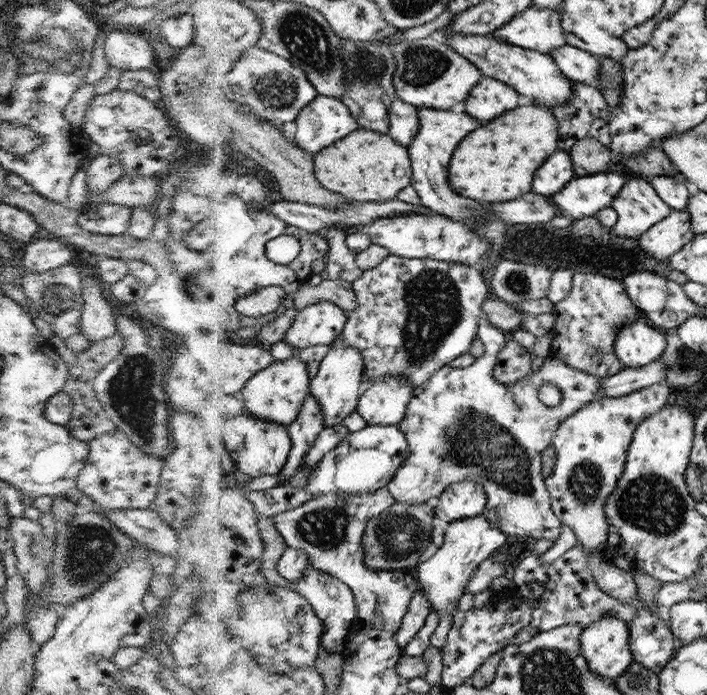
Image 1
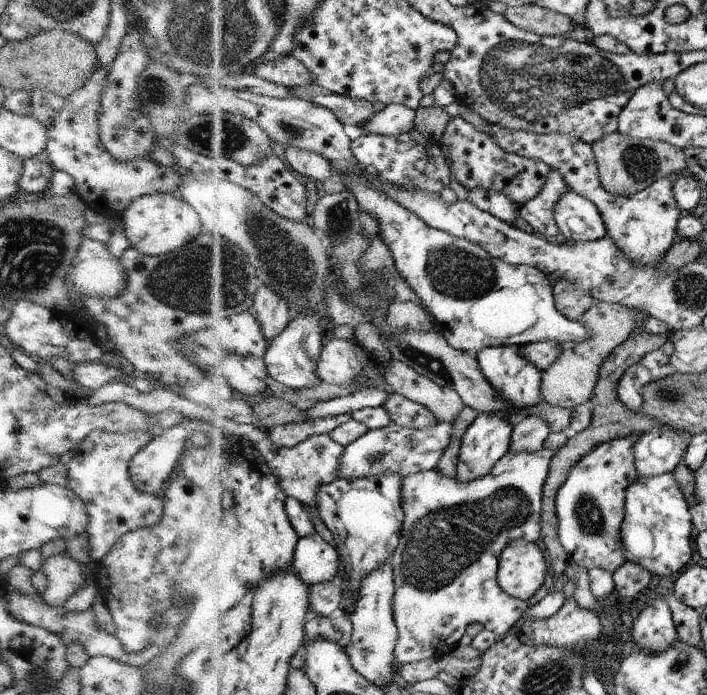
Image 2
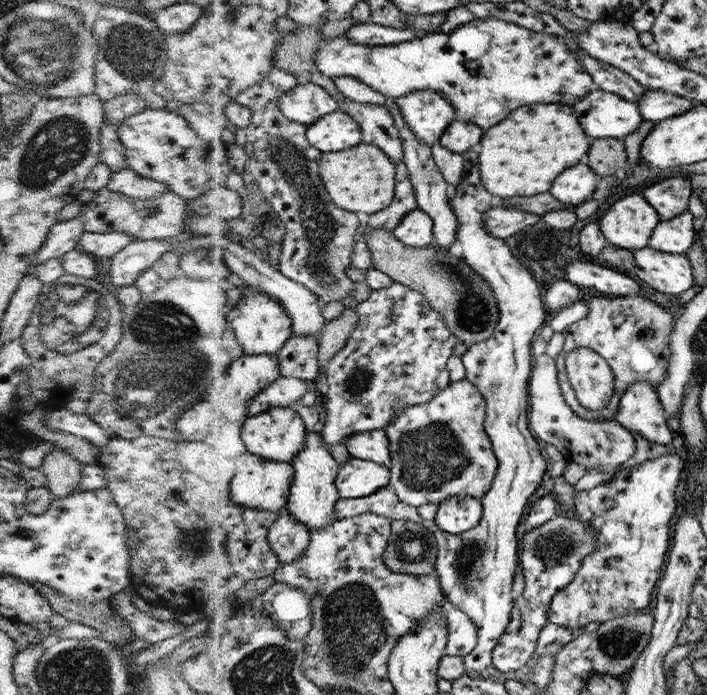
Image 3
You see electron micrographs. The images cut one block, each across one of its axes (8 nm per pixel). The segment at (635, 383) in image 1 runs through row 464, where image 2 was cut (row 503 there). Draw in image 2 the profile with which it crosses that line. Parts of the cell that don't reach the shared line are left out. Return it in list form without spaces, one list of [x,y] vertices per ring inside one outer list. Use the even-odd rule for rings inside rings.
[[[540,447],[535,451],[508,451],[498,462],[495,468],[491,470],[486,477],[472,481],[471,483],[463,483],[460,480],[450,478],[438,469],[426,471],[406,477],[403,480],[403,505],[405,506],[406,520],[404,523],[403,540],[399,549],[396,550],[392,560],[395,570],[395,583],[397,593],[394,601],[397,625],[400,629],[400,638],[397,646],[397,664],[400,666],[414,664],[424,659],[446,657],[452,654],[452,650],[460,644],[460,638],[466,632],[466,626],[470,622],[480,622],[485,629],[494,632],[497,637],[505,636],[506,632],[518,622],[518,618],[526,612],[526,601],[515,599],[513,596],[507,595],[497,583],[497,558],[500,556],[502,549],[516,539],[524,539],[528,542],[537,542],[541,533],[541,498],[547,472],[553,457],[553,450],[548,447]]]

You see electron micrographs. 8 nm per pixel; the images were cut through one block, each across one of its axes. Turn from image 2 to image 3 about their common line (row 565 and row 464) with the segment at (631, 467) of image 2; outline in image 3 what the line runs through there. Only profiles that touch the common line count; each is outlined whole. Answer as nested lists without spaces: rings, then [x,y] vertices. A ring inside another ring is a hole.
[[[546,353],[536,358],[530,394],[528,425],[540,440],[556,447],[567,463],[584,466],[586,471],[594,468],[611,476],[634,454],[636,445],[632,433],[615,418],[606,422],[588,422],[566,404],[559,388],[556,361]]]

